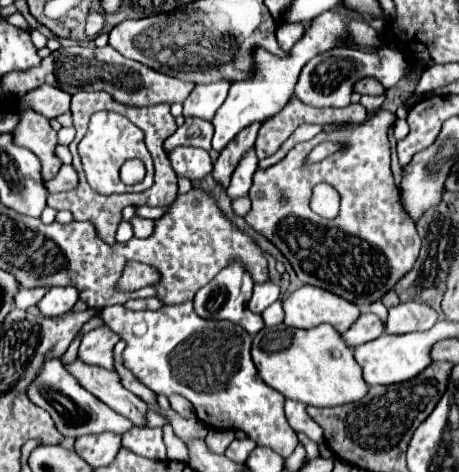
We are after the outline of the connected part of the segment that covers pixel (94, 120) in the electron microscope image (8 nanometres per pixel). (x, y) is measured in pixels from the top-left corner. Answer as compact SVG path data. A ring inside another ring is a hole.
M97 111L95 115L91 115L89 121L89 129L85 133L85 137L79 141L77 145L81 161L83 161L83 169L87 175L87 181L91 185L93 191L101 193L101 195L111 195L111 193L129 193L129 191L145 191L153 185L153 159L145 147L143 141L143 131L139 127L135 127L127 117L113 113L113 111ZM127 159L141 159L147 167L147 175L141 183L137 185L125 185L119 179L119 169Z

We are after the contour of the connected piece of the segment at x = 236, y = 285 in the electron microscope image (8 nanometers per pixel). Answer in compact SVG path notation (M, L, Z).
M231 263L229 267L225 267L225 271L221 271L215 279L211 279L205 287L201 287L193 299L193 307L195 313L203 319L213 319L213 321L231 321L235 325L241 325L249 335L255 335L263 329L263 319L261 315L253 315L247 309L247 303L251 299L251 291L253 291L253 279L249 277L249 273L239 265L239 263Z

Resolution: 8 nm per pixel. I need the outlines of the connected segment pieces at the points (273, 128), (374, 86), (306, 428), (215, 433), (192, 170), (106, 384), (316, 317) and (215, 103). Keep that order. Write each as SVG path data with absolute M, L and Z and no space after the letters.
M291 97L291 101L285 105L281 113L263 122L255 141L254 148L259 159L265 159L273 155L283 141L303 123L319 123L319 125L341 125L341 123L361 123L367 119L367 109L361 103L351 103L343 109L317 109L309 105L297 103L297 99Z
M373 77L359 79L353 89L355 89L357 93L361 93L361 95L381 95L381 93L385 93L383 85L381 85L377 79L373 79Z
M287 399L287 401L285 401L285 415L287 415L289 425L291 425L295 431L305 433L305 435L307 435L309 439L313 439L315 443L323 443L323 431L321 431L321 427L319 427L313 419L309 419L303 403L297 403L297 401Z
M211 429L209 435L207 435L207 447L211 453L217 453L217 455L223 455L225 449L229 447L229 443L233 441L233 431L225 431L225 429Z
M175 147L169 151L169 161L177 175L189 177L193 183L203 179L213 169L209 153L199 147Z
M79 359L67 367L67 371L81 383L83 389L91 391L97 399L107 403L113 411L127 417L135 427L147 427L145 413L149 411L147 403L127 391L121 385L121 379L115 371L105 371L103 367L87 367Z
M303 285L285 301L285 325L295 329L311 329L321 323L333 325L339 333L347 331L361 315L361 309L321 287Z
M221 79L215 83L203 83L195 85L191 95L183 103L183 115L185 117L201 117L201 119L213 119L215 111L223 105L227 93L229 93L231 81Z

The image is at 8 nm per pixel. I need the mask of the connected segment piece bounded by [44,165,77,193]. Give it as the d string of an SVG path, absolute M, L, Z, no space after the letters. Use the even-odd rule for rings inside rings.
M62 165L59 175L51 181L46 181L44 185L46 190L47 185L53 185L53 187L55 187L53 193L71 190L75 185L77 185L77 173L76 171L73 171L71 165Z

